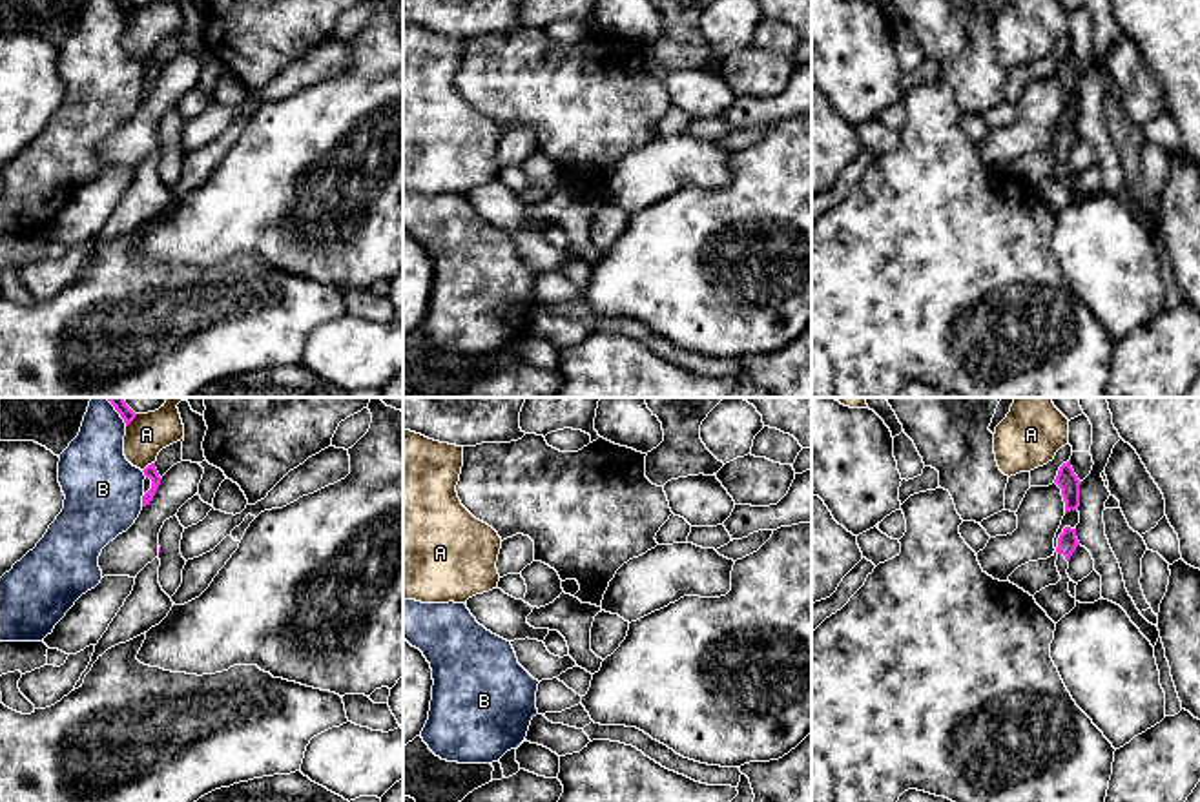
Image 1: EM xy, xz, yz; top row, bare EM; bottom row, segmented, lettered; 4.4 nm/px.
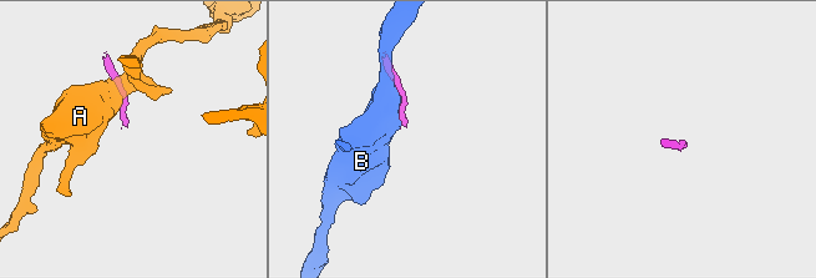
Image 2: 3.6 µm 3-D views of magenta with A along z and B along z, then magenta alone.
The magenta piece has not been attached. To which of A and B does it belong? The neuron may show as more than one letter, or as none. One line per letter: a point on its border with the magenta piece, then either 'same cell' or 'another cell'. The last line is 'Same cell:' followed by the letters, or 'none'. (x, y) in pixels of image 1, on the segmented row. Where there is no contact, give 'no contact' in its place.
A: contact xy (148, 465); another cell
B: contact xy (143, 500); another cell
Same cell: none

